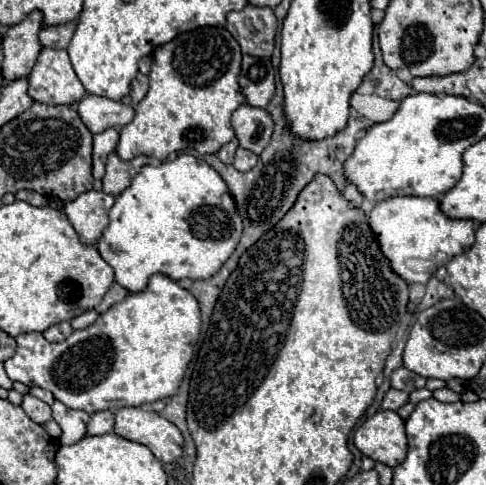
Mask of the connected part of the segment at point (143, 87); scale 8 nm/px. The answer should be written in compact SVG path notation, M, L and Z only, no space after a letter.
M138 74L132 82L132 92L130 92L130 98L132 98L132 106L136 106L148 92L148 76L144 74Z

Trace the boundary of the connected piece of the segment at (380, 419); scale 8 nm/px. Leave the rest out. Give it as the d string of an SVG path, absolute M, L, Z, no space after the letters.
M380 410L356 430L354 444L364 456L394 468L406 460L404 420L394 410Z

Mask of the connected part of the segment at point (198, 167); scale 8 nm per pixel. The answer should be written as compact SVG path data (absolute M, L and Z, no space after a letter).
M178 154L176 160L162 162L158 166L144 166L132 180L130 188L118 196L108 214L110 224L100 236L96 248L100 256L114 268L116 282L130 292L142 292L150 276L158 272L172 280L206 280L222 268L242 236L242 218L226 182L210 164L204 160L200 162L190 154Z

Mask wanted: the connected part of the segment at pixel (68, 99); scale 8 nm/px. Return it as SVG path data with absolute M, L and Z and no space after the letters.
M44 48L28 80L28 94L32 96L32 100L42 104L70 106L86 96L86 90L78 80L66 50Z

